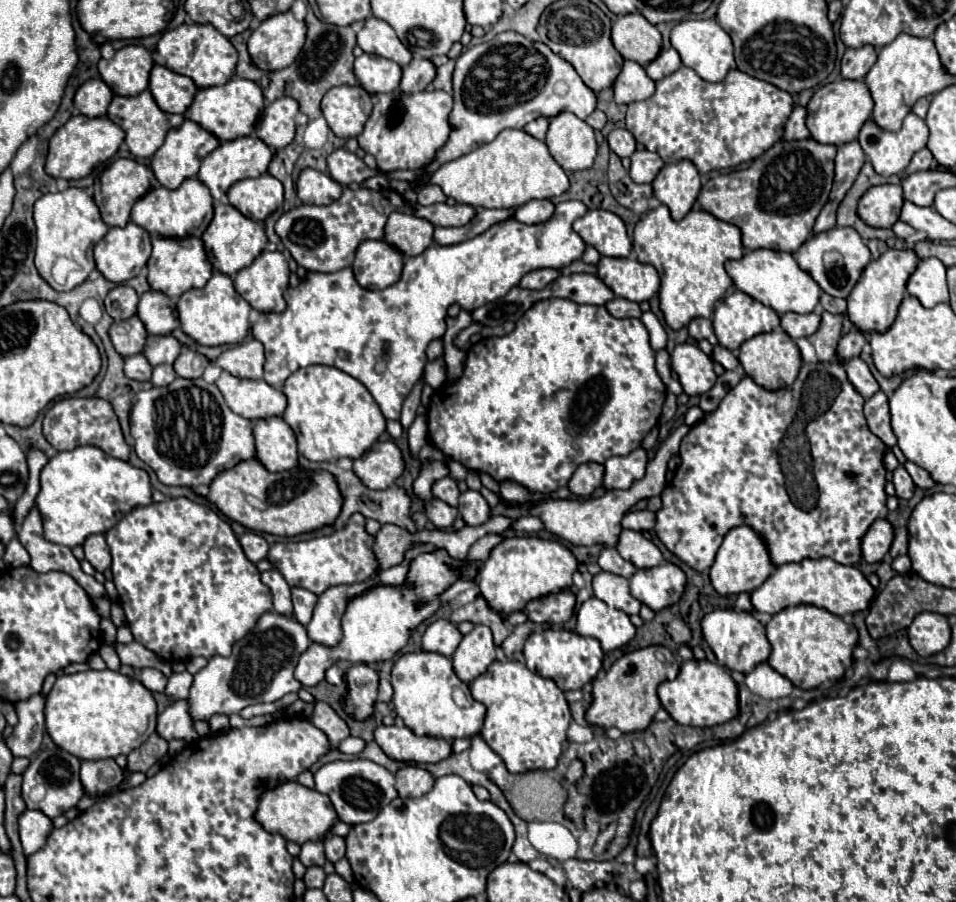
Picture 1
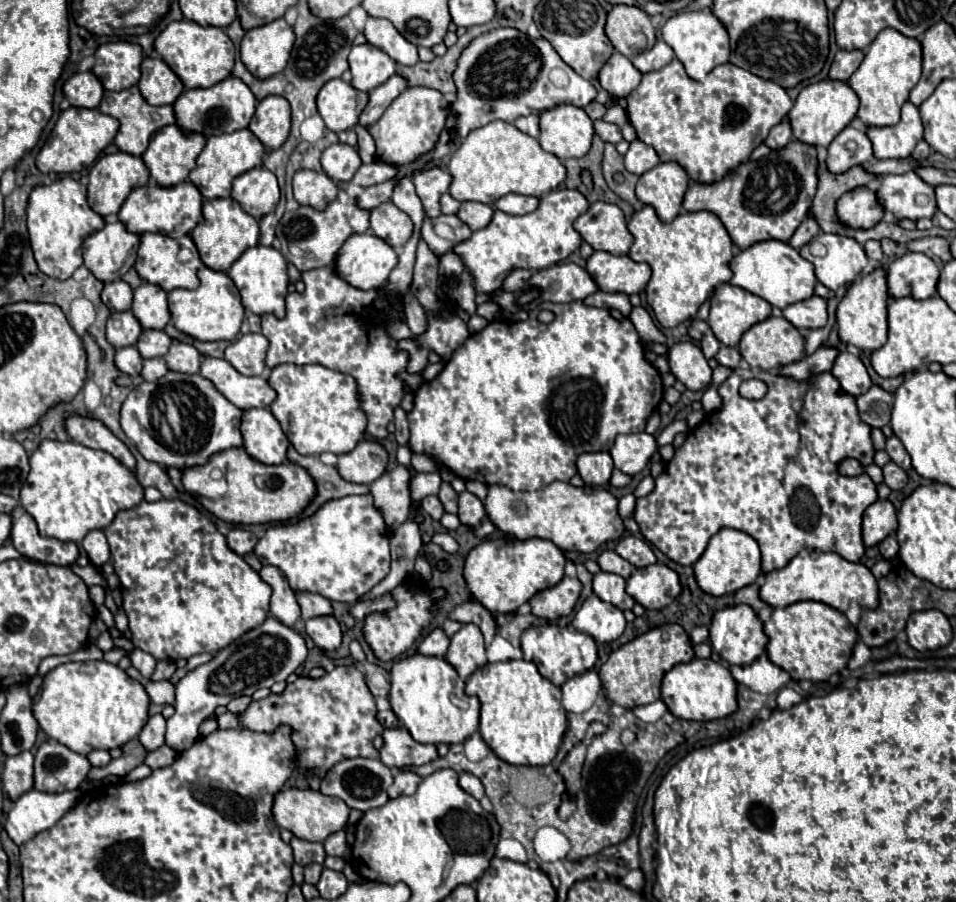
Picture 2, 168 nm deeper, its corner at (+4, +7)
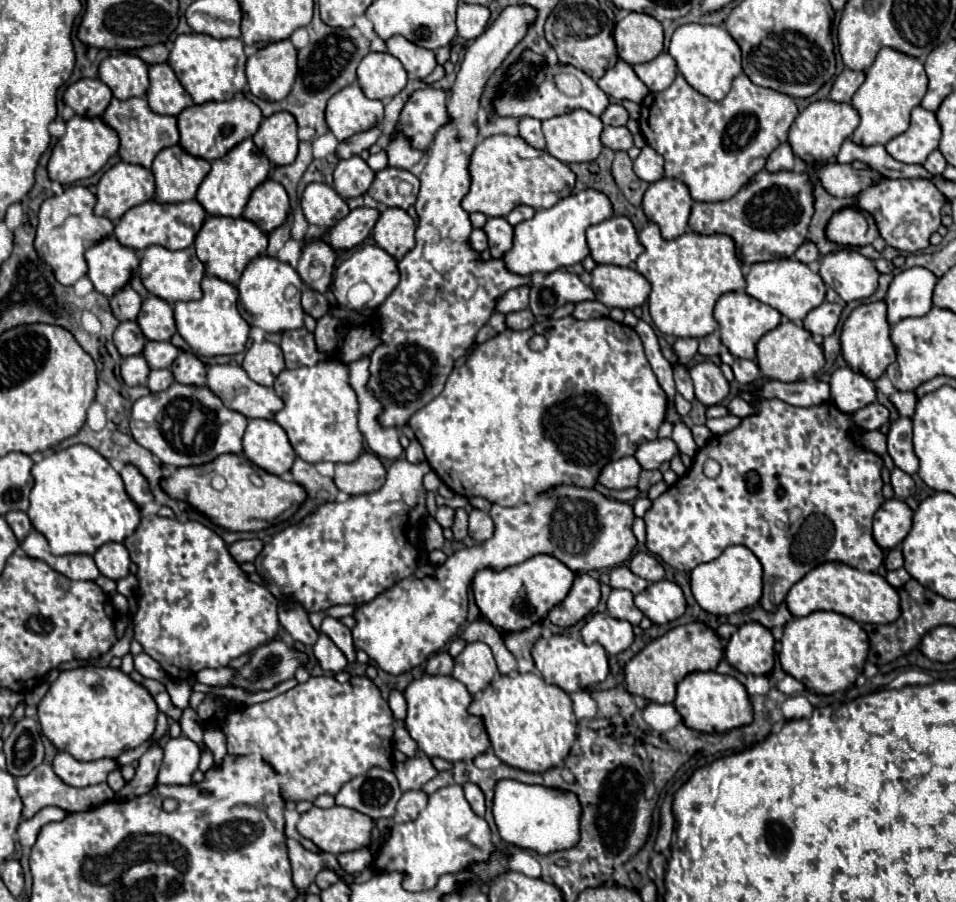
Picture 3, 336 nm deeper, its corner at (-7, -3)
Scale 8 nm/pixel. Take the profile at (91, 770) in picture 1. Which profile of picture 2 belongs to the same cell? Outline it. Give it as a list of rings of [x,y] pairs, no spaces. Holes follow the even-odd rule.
[[[99,749],[99,751],[89,753],[87,759],[89,759],[91,767],[103,767],[103,765],[107,765],[107,763],[111,761],[111,755],[109,755],[109,751],[101,751],[101,749]]]

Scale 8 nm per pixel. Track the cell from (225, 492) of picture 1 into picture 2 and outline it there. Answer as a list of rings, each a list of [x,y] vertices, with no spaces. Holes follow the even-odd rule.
[[[243,447],[215,453],[207,465],[185,469],[183,485],[215,517],[237,525],[279,523],[293,519],[303,513],[309,501],[313,501],[313,493],[317,493],[313,477],[309,477],[309,473],[301,469],[301,465],[293,465],[291,461],[285,461],[281,465],[265,465],[249,457]],[[215,467],[221,467],[223,471],[223,479],[219,481],[211,479],[211,471]]]

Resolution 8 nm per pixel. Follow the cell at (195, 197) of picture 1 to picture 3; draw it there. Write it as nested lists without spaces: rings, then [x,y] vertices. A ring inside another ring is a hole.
[[[150,199],[146,203],[140,203],[132,209],[128,209],[122,219],[116,223],[114,235],[120,245],[130,247],[134,251],[142,251],[150,245],[160,245],[170,251],[174,249],[186,249],[194,243],[196,233],[200,231],[202,223],[206,219],[206,211],[198,201],[186,201],[186,203],[158,203],[156,199]]]

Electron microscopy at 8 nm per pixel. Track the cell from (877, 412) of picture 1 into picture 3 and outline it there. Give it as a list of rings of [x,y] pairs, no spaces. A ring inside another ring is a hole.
[[[870,403],[868,407],[856,411],[852,415],[852,421],[856,423],[856,427],[872,431],[872,429],[880,429],[880,425],[888,423],[888,409],[878,405],[878,403]]]

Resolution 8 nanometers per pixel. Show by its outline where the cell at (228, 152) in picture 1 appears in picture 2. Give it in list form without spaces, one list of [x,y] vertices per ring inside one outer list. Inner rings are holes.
[[[249,129],[209,137],[203,151],[197,157],[197,167],[189,173],[189,181],[201,191],[201,195],[205,199],[229,197],[233,179],[237,175],[253,169],[253,167],[259,167],[261,161],[263,161],[263,155],[265,155],[265,147],[261,145],[261,141]]]

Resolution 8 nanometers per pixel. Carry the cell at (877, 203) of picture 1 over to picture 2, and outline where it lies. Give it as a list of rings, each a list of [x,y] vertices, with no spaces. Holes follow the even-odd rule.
[[[861,187],[845,193],[837,201],[837,215],[839,215],[839,221],[849,227],[871,229],[883,219],[885,211],[877,201],[877,193],[871,191],[869,187]]]

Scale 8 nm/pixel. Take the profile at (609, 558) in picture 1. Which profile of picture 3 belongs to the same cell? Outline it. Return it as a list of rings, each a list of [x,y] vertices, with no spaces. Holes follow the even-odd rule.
[[[626,565],[614,567],[610,571],[610,587],[612,589],[628,589],[628,591],[632,591],[636,595],[636,593],[644,591],[646,585],[648,585],[648,581],[644,581],[638,575],[634,575]]]

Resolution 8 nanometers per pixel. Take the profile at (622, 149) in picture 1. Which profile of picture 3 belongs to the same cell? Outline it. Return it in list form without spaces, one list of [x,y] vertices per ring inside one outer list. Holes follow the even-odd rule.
[[[604,127],[600,139],[602,145],[610,147],[612,151],[628,151],[634,145],[632,133],[626,127]]]

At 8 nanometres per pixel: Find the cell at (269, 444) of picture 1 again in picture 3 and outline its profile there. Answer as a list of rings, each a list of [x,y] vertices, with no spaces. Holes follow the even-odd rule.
[[[250,419],[242,443],[244,455],[272,475],[286,473],[296,459],[284,429],[276,421]]]

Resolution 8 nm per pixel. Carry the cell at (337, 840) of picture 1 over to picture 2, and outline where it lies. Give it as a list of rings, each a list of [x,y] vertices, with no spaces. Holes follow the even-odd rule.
[[[341,829],[341,831],[337,831],[337,833],[331,833],[331,835],[323,841],[327,855],[345,857],[345,859],[349,859],[349,857],[351,857],[351,849],[347,847],[345,835],[347,835],[347,831],[345,831],[345,829]]]

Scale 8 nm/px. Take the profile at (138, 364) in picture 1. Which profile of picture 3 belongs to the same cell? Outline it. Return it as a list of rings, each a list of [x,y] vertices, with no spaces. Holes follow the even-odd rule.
[[[134,355],[134,357],[124,357],[122,359],[120,375],[122,375],[122,379],[124,379],[124,383],[128,387],[146,385],[148,373],[150,373],[150,367],[148,367],[148,363],[146,363],[146,359],[142,355]]]

